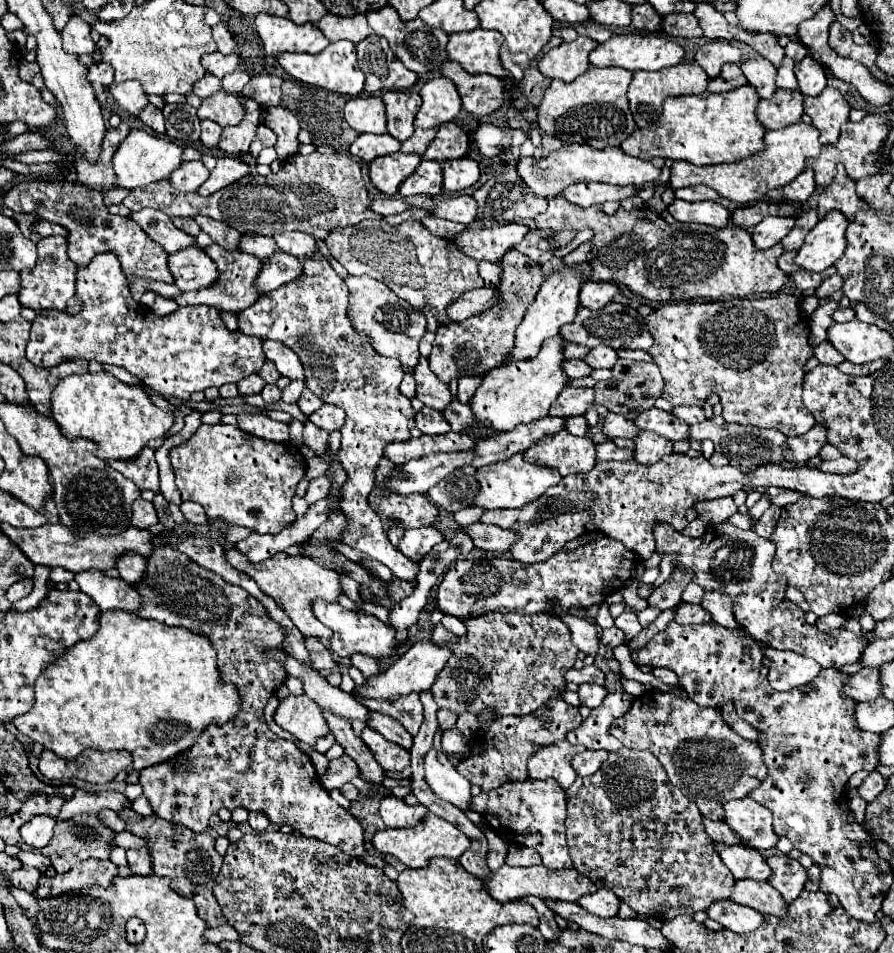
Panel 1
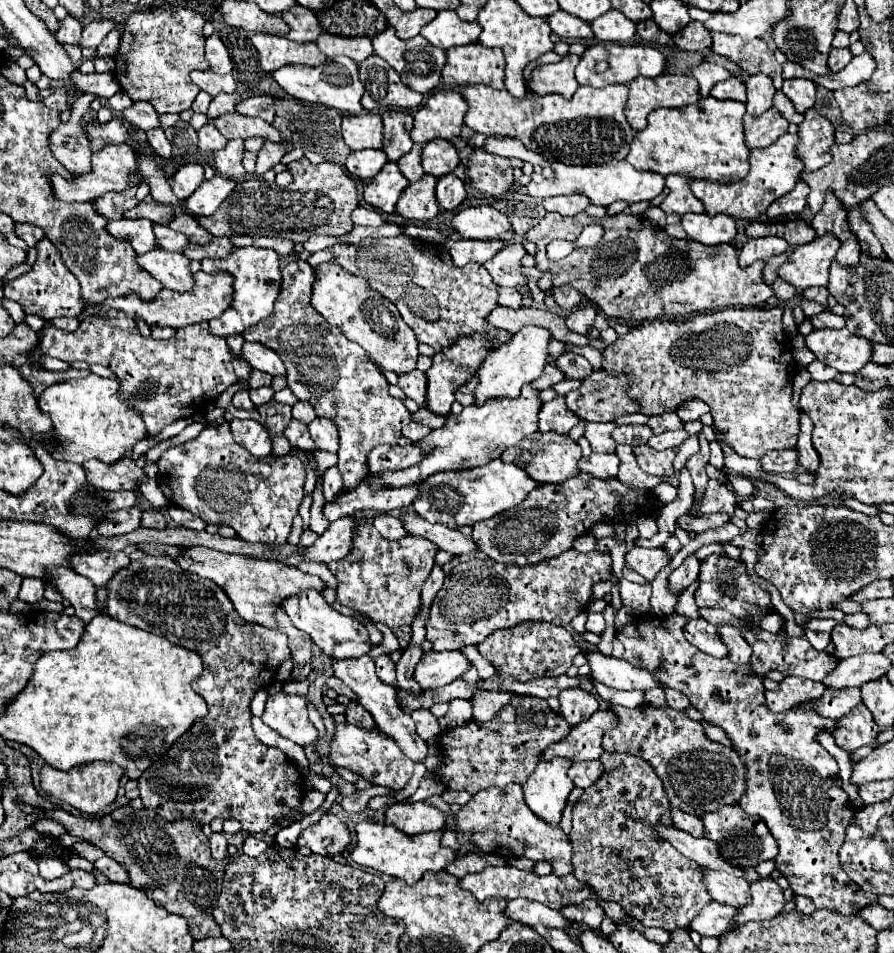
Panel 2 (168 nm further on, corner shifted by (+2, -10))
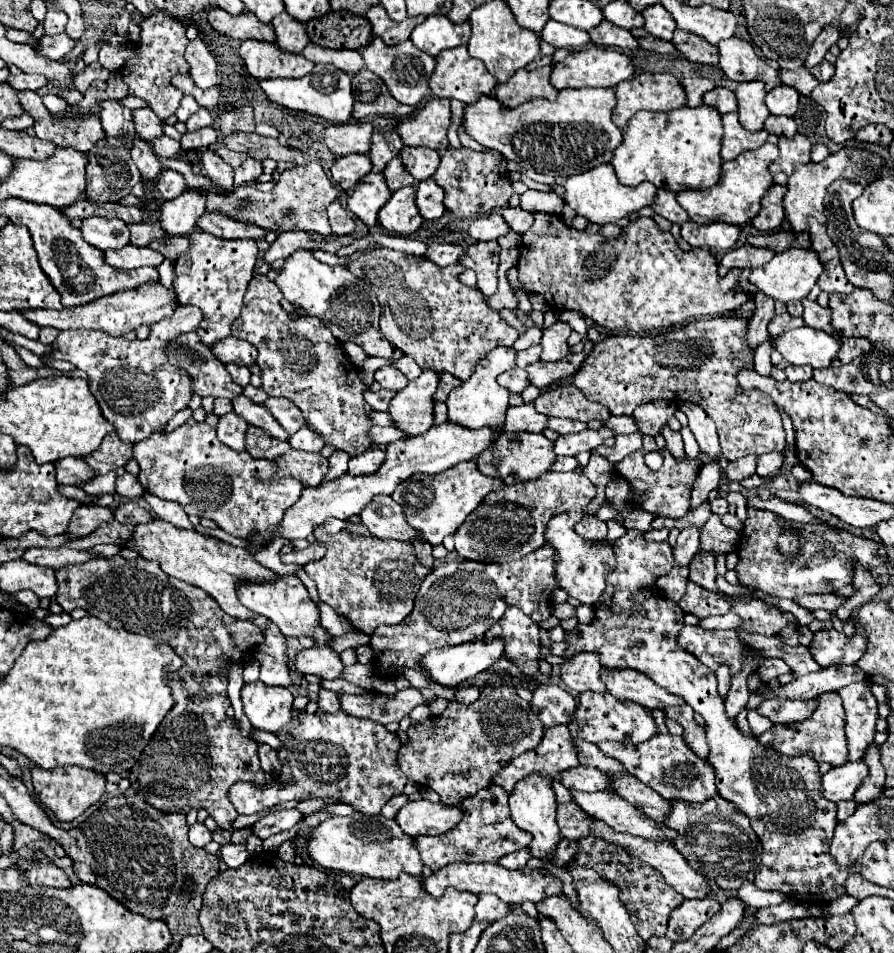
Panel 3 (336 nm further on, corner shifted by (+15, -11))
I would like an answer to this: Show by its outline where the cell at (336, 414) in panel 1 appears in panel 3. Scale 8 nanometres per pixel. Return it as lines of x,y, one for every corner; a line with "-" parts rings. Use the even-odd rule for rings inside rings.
308,426
300,428
294,436
290,436
290,446
296,450
304,450
304,452
320,452
324,446
324,440
320,440
320,436
316,432
312,432

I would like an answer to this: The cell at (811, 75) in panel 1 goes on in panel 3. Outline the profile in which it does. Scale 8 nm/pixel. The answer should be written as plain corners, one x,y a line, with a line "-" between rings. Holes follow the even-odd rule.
778,86
766,94
766,106
774,116
794,116
798,110
800,94
794,88

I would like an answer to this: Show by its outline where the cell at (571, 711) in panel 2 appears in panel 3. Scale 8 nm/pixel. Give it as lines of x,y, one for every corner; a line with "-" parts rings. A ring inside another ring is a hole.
540,684
536,690
532,690
530,706
532,712
536,712
536,716
540,718
540,722
546,728
550,728
558,724
568,724
568,720
572,720
576,710
576,700
560,686

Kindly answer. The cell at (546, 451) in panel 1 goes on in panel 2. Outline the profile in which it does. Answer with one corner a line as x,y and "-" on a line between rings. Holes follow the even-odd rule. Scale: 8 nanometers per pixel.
533,433
515,447
509,447
501,453
501,459
505,463
513,463
521,469
525,469
535,481
541,483
563,483
565,479
571,479
573,475
579,475
579,459
581,459
581,447
567,435
559,433

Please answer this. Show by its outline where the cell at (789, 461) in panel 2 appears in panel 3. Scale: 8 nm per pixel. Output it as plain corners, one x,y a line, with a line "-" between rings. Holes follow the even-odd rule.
744,456
740,460
728,462
724,474
730,482
740,482
740,480
756,474
756,456

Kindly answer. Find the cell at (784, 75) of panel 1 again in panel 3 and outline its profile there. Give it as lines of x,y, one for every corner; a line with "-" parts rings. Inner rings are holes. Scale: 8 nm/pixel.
770,116
764,124
764,130
768,134
776,134
776,136
796,136
796,122
794,118
788,118
788,116

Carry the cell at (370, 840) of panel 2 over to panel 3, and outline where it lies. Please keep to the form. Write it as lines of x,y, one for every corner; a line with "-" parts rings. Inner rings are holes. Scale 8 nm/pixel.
354,814
348,818
332,816
312,828
306,836
304,848
308,850
308,858
314,864
326,870
338,870
344,874
360,874
368,878
382,878
394,880
402,872
410,876
422,874
422,858
414,846
412,836
404,836
400,826
394,820
384,816
368,816
368,814

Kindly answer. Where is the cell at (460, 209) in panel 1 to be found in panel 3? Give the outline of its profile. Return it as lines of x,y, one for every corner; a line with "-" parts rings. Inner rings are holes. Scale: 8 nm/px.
486,214
486,216
480,216
476,220
472,220
470,224
470,236
474,240
498,240
500,236
508,234
510,228
506,224
506,220
502,218
502,214

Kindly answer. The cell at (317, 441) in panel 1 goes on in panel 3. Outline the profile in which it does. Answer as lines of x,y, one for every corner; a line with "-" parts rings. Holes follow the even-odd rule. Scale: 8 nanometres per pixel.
242,394
236,396
236,398
232,400
232,404
234,404
234,412
236,412
238,416
242,416
248,424
262,428
264,432
268,432
270,436
274,436
274,438
278,438
278,440
284,440
284,442
288,440
286,430
280,428
280,424
276,422
276,418
272,418
272,416
264,410
264,406
250,402
250,400
248,400
246,396
242,396

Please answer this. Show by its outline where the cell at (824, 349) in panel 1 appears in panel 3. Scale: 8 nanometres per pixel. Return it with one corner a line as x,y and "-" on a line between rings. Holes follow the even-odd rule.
788,366
784,372
790,382
804,382
804,380
812,378
812,368
808,368
808,366

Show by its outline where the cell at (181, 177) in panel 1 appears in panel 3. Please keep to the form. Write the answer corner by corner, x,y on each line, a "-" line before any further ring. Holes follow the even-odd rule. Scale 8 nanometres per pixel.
162,170
160,178
156,182
156,188
158,188
158,192
162,194
164,200
172,200
186,190
186,184
184,184
184,178
178,172

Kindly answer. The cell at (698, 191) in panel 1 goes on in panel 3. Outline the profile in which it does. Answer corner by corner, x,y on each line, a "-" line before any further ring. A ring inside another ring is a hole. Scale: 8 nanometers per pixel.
658,190
656,202
654,202
654,212
660,214
662,218
674,222
674,224
684,224
688,222
688,214
682,210
682,206
676,202
676,194
668,190

